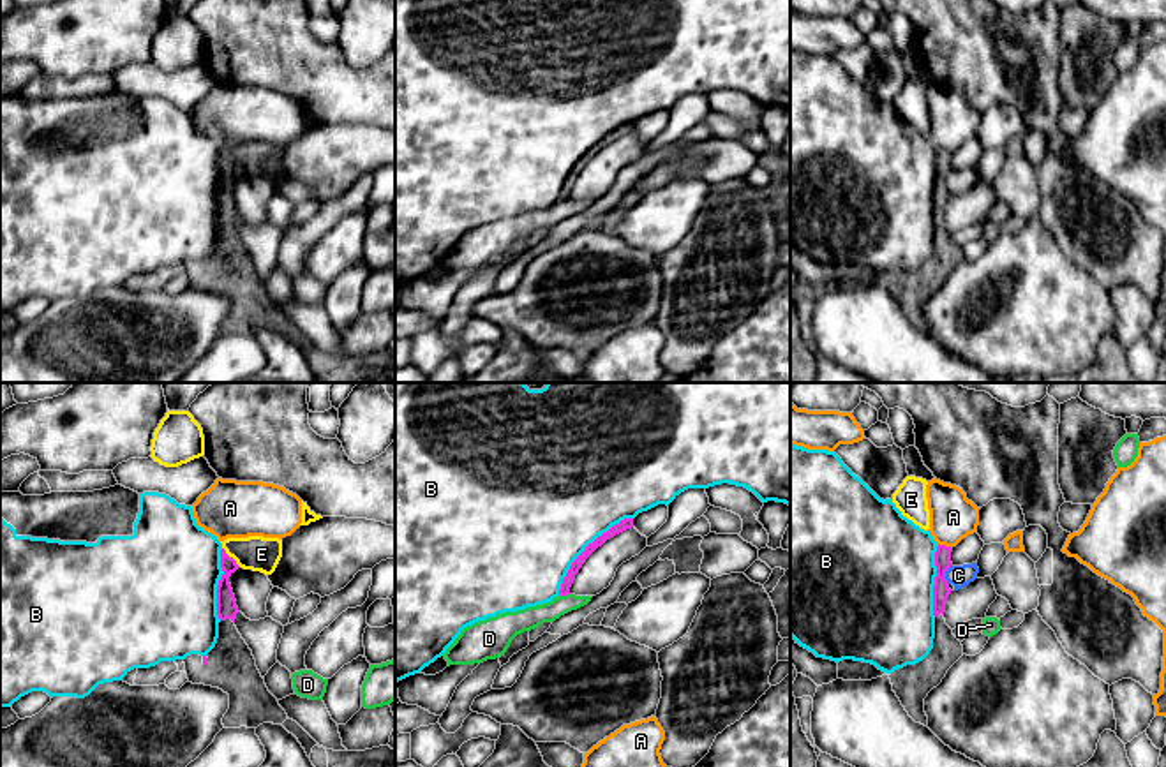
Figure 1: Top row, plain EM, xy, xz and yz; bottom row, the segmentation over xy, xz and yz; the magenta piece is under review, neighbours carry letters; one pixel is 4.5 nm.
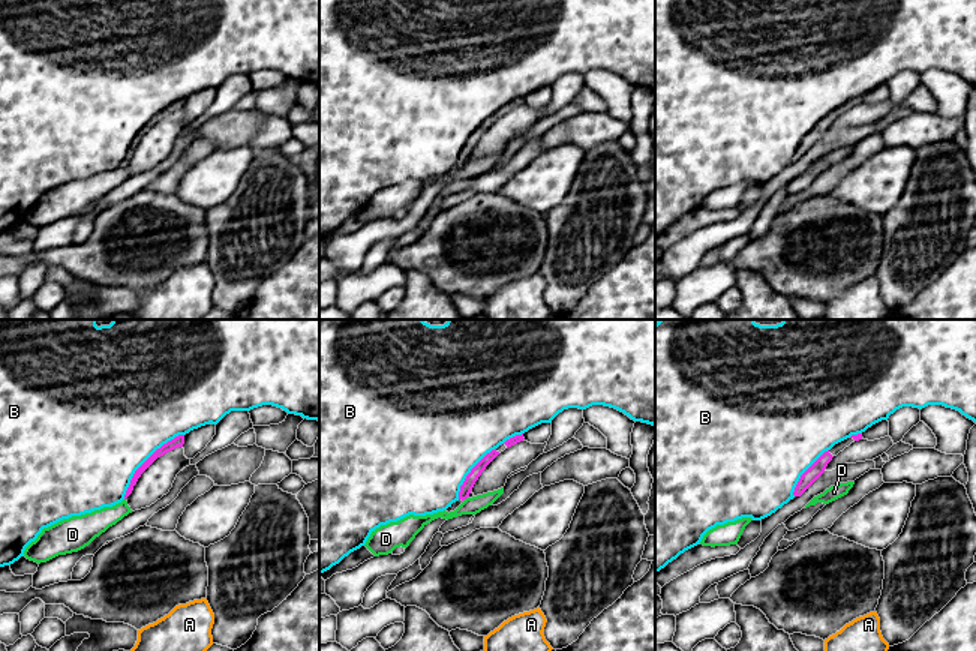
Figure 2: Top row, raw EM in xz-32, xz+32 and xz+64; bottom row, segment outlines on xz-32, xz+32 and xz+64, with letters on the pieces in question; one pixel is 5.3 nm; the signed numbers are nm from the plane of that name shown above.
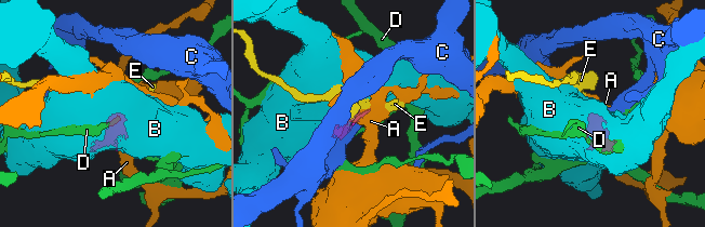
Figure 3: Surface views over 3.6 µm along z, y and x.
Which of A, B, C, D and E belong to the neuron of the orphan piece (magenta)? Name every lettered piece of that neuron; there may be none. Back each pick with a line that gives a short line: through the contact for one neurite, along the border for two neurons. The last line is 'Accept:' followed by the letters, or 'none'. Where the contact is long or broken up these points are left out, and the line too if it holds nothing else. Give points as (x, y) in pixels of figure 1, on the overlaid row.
Accept: none

